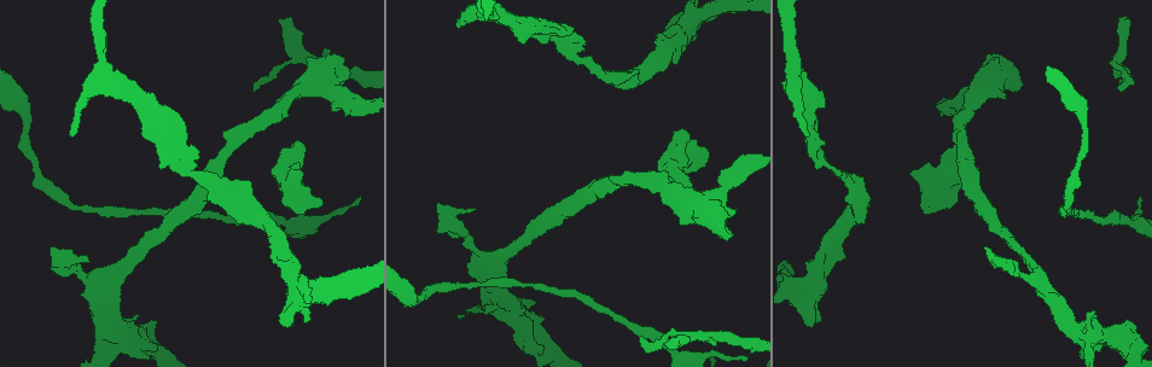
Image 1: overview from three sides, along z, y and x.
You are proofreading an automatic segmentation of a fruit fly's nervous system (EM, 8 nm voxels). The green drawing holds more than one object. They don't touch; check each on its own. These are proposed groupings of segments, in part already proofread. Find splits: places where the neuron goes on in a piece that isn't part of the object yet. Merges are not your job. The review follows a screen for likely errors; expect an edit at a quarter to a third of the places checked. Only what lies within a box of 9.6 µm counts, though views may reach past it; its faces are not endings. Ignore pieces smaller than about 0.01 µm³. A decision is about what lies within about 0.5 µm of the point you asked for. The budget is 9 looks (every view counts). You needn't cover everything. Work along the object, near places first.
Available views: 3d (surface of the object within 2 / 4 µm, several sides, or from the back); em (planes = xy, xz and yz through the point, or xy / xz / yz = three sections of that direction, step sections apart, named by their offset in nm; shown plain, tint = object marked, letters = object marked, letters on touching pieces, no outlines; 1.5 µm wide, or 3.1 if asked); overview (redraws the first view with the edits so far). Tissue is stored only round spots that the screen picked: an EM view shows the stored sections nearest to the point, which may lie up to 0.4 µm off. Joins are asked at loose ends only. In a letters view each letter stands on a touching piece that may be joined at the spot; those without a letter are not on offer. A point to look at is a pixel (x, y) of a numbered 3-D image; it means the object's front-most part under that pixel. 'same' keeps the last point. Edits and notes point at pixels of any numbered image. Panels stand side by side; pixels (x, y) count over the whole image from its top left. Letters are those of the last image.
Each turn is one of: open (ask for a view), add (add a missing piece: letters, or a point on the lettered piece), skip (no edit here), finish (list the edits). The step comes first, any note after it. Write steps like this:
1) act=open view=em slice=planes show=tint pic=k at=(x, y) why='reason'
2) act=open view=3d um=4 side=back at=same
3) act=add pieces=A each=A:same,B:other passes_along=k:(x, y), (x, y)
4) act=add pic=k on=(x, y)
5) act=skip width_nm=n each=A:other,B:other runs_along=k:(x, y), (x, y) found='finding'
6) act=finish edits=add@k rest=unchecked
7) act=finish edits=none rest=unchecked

act=open view=em slice=xz step=4 show=letters pic=1 at=(557, 49) why='branch stops here'

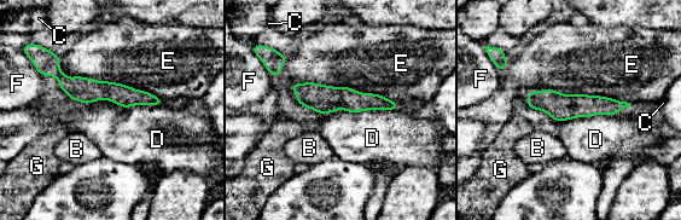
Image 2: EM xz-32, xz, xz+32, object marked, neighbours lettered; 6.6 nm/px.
act=skip width_nm=110 each=B:other,C:other,D:other,E:other,F:other,G:other border=2:(59, 57), (68, 76), (146, 92) found='no lettered piece goes on from it'

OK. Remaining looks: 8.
act=open view=em slice=xy step=8 show=tint pic=1 at=(805, 134) why='thin end'

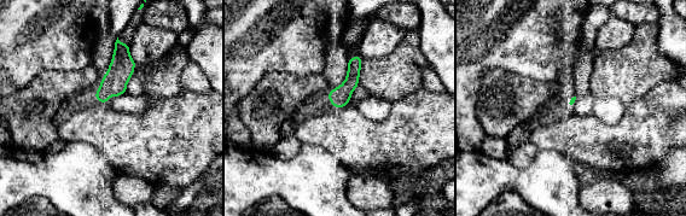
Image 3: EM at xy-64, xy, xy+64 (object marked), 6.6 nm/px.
act=open view=em slice=xy step=8 show=letters at=same why='what lies round it'

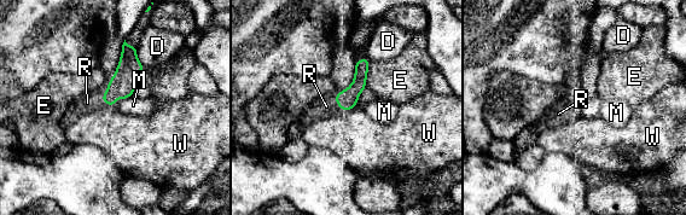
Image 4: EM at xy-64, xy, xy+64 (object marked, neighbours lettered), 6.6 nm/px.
act=add pieces=R each=D:other,E:other,M:other,R:same,W:other found='the neuron continues'

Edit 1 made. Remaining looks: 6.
act=open view=em slice=planes show=letters pic=1 at=(290, 146)

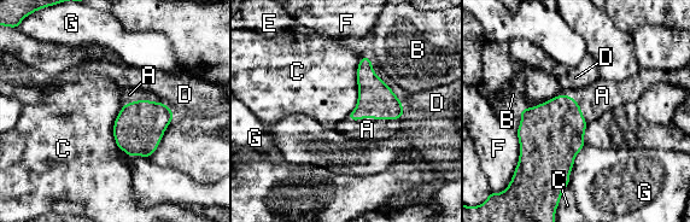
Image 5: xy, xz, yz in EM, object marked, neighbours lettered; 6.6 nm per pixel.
act=add pieces=A each=A:same,B:other,C:other,D:other,E:other,F:other,G:other passes_along=5:(376, 100), (374, 117), (367, 129) found='the neuron continues'

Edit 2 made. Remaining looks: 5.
act=finish edits=add@4,add@5 rest=unchecked

